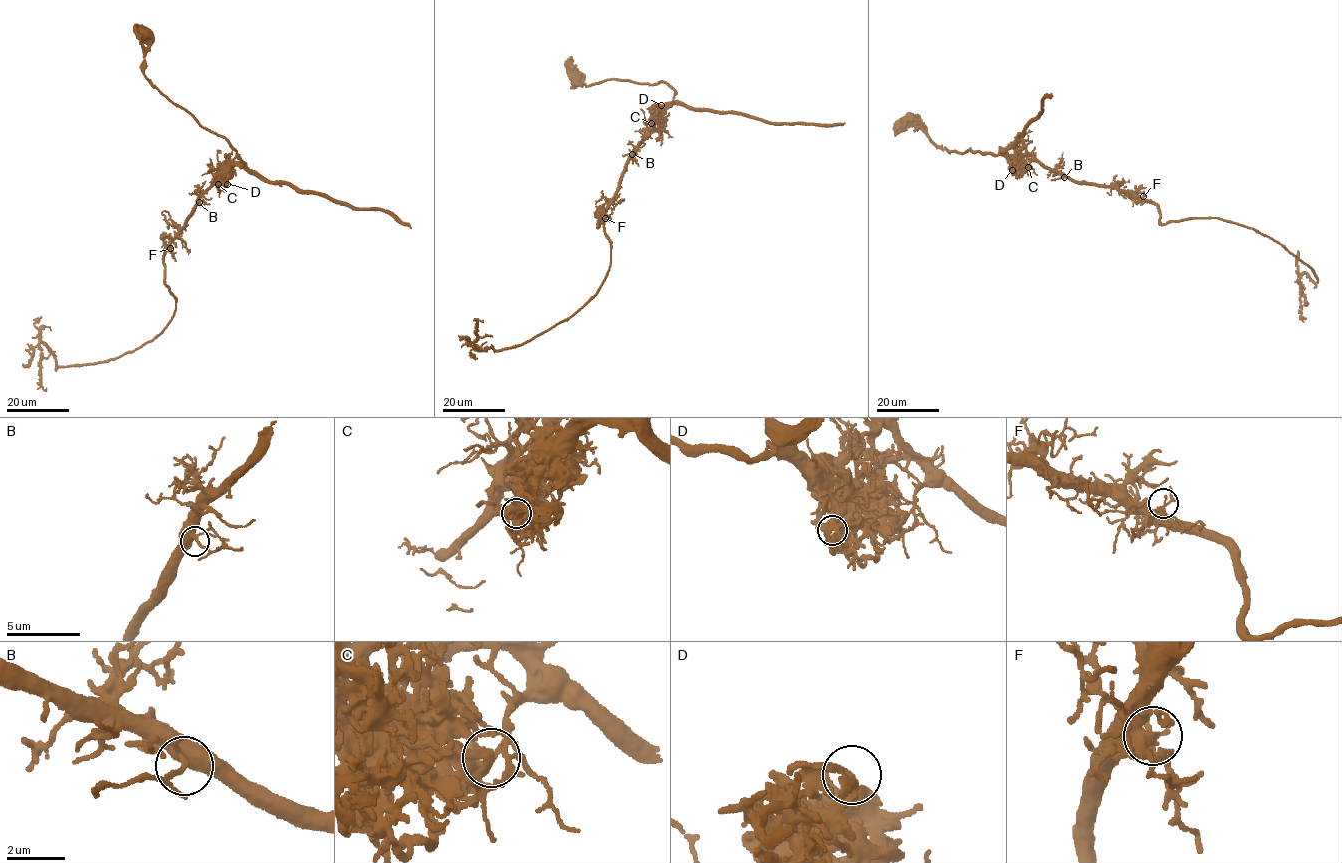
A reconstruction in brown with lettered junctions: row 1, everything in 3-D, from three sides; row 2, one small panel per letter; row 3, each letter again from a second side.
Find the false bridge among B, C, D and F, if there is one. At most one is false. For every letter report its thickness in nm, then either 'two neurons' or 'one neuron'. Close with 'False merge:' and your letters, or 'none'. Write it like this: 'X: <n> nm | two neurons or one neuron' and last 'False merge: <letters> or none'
B: 280 nm | one neuron
C: 170 nm | two neurons
D: 200 nm | one neuron
F: 180 nm | one neuron
False merge: C

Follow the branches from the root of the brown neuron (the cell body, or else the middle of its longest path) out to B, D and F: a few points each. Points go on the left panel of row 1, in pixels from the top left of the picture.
B: (142, 34), (146, 77), (201, 126), (227, 141), (242, 163), (242, 167), (220, 165), (199, 202)
D: (142, 34), (146, 77), (201, 126), (227, 141), (242, 162), (242, 167), (228, 172), (227, 184)
F: (142, 34), (146, 77), (201, 126), (227, 141), (242, 163), (242, 167), (220, 165), (170, 248)

